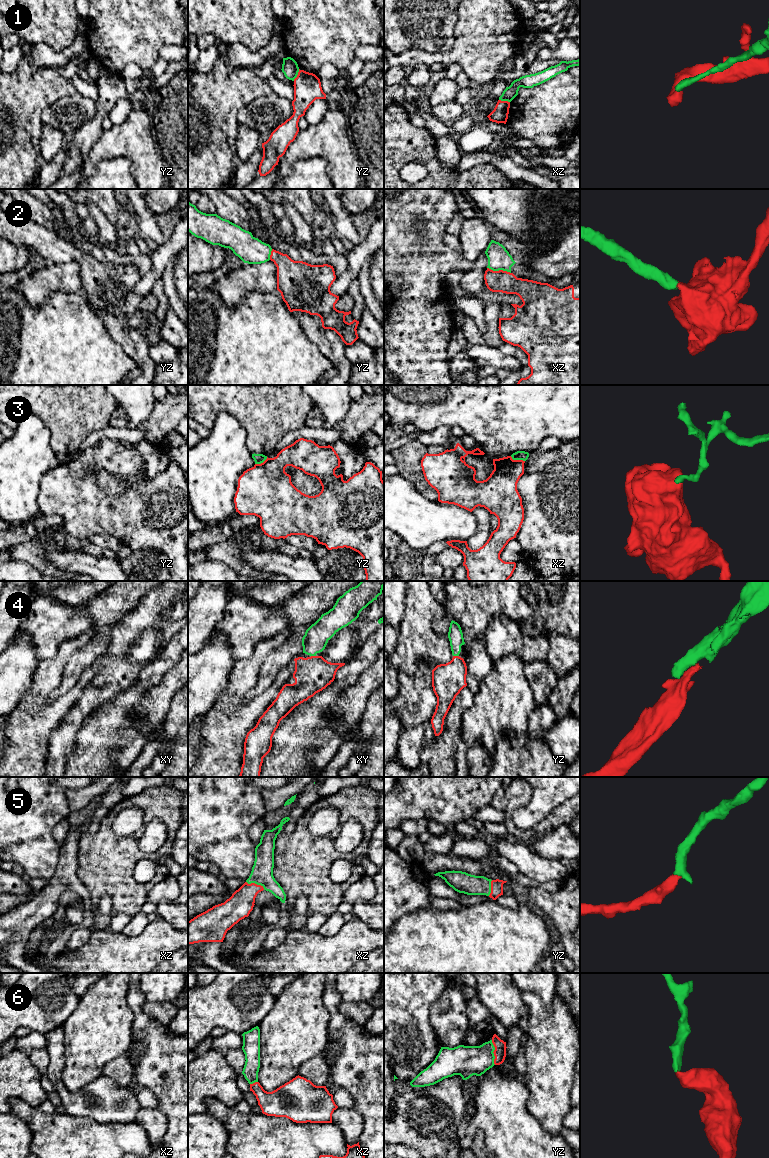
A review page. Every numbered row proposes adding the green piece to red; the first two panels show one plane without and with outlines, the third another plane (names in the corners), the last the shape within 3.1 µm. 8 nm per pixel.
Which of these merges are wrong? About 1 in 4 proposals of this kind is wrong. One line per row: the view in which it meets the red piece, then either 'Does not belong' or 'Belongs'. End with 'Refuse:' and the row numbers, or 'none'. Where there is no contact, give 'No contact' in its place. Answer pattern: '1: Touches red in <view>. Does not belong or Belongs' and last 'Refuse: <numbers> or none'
1: Touches red in yz. Does not belong
2: Touches red in xz. Belongs
3: Touches red in xz. Does not belong
4: Touches red in yz. Belongs
5: Touches red in xz. Belongs
6: Touches red in yz. Belongs
Refuse: 1, 3

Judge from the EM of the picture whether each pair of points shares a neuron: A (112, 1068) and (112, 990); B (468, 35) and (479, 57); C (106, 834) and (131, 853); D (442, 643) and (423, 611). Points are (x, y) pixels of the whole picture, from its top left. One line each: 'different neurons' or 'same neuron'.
A: different neurons
B: same neuron
C: same neuron
D: same neuron

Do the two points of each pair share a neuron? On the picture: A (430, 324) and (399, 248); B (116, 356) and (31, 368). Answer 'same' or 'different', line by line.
A: same
B: same

